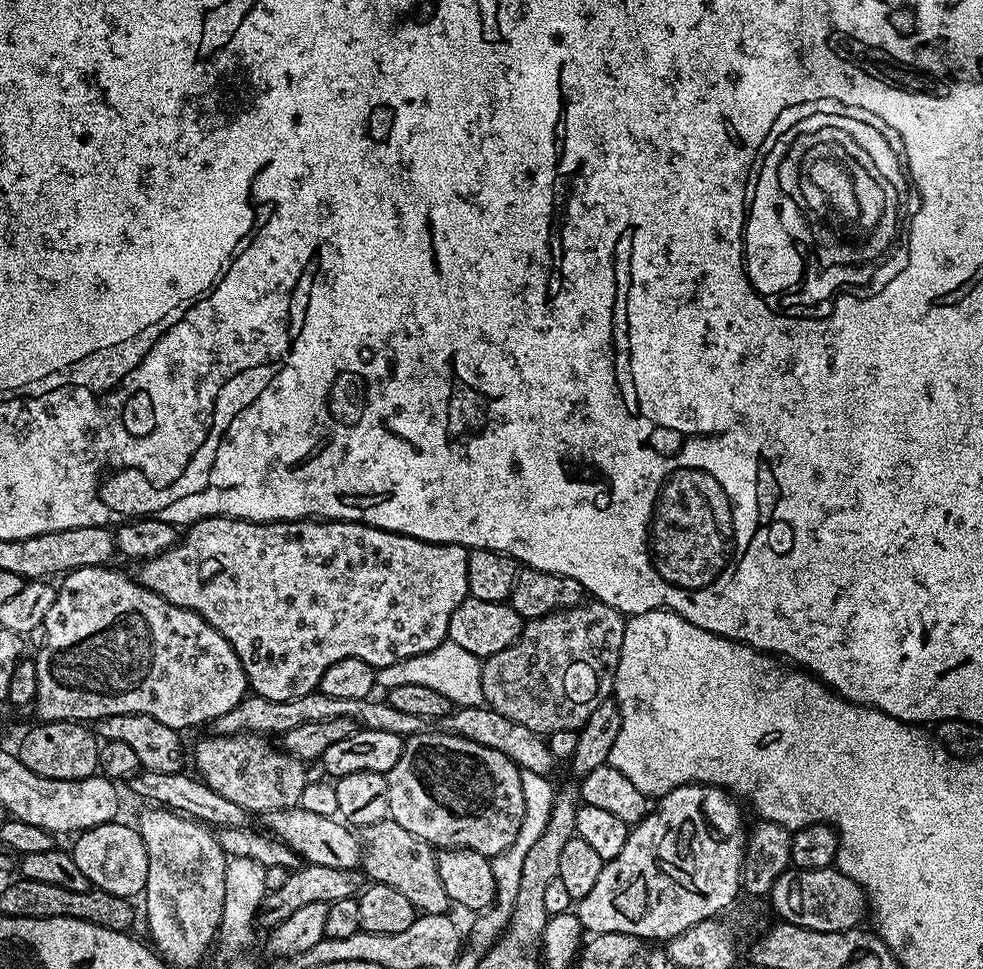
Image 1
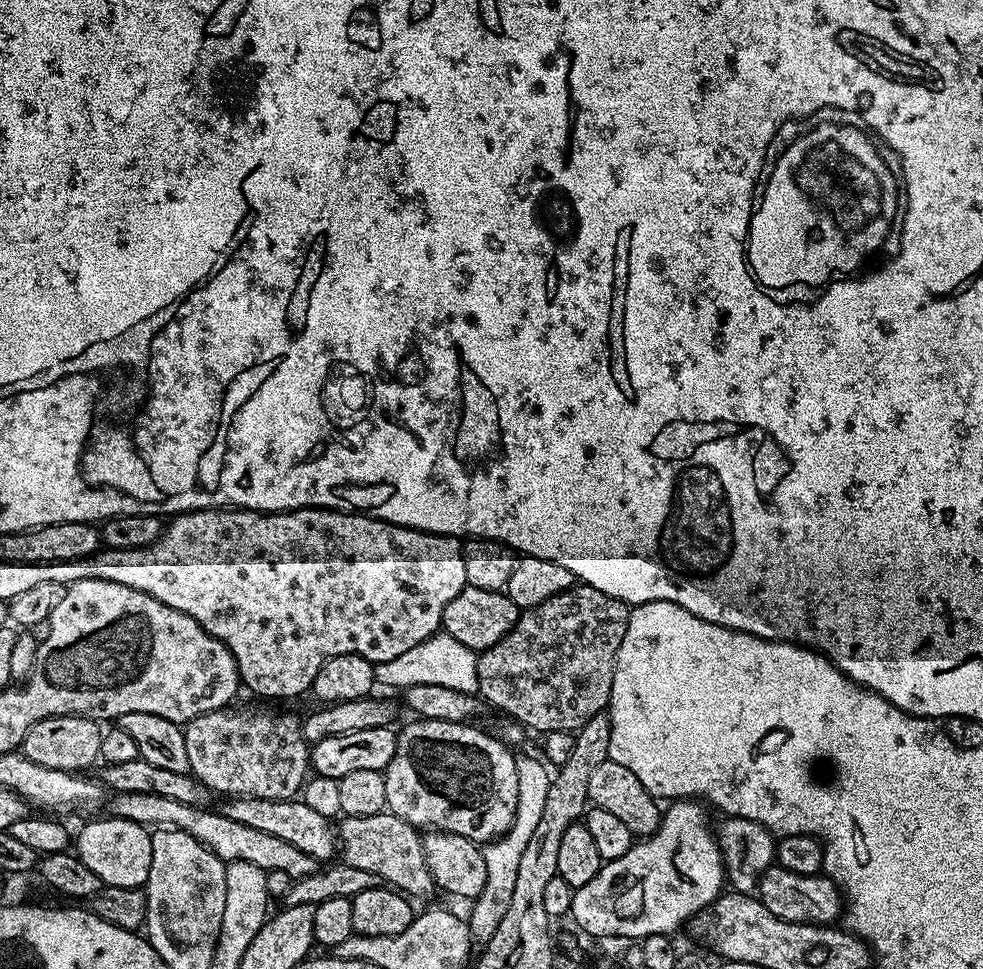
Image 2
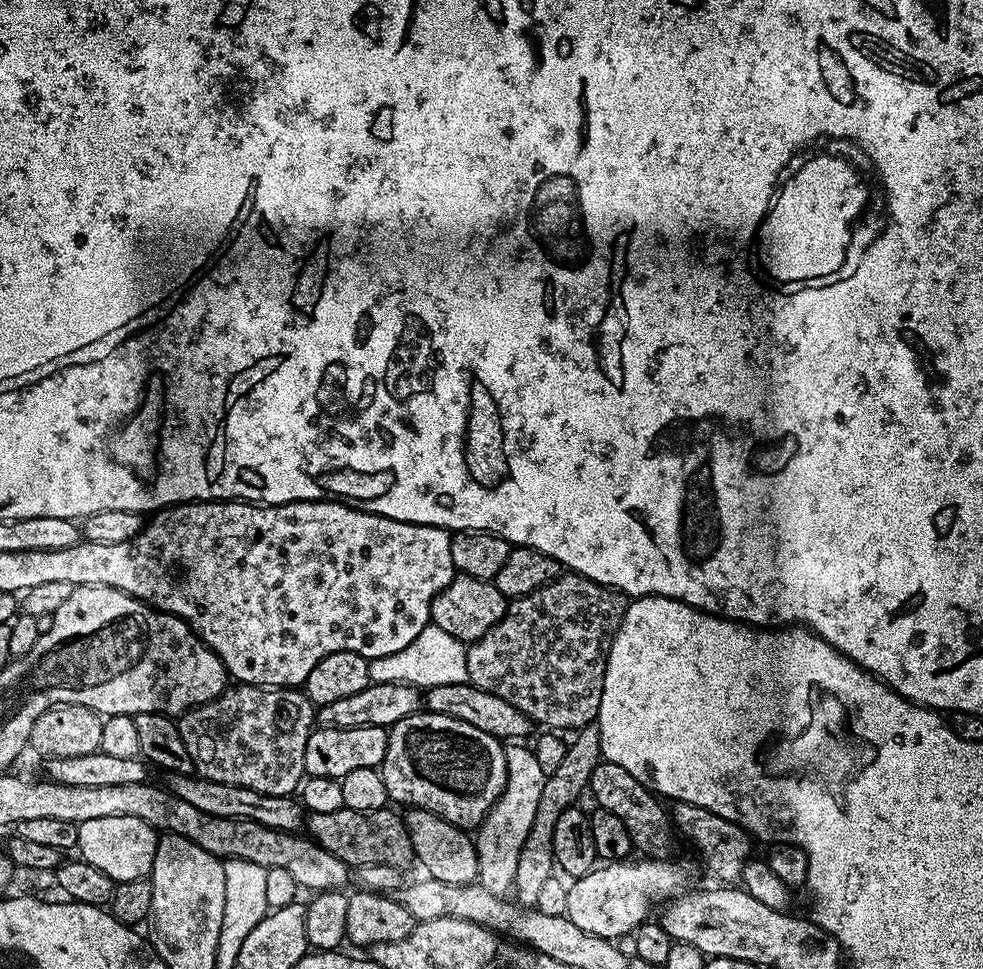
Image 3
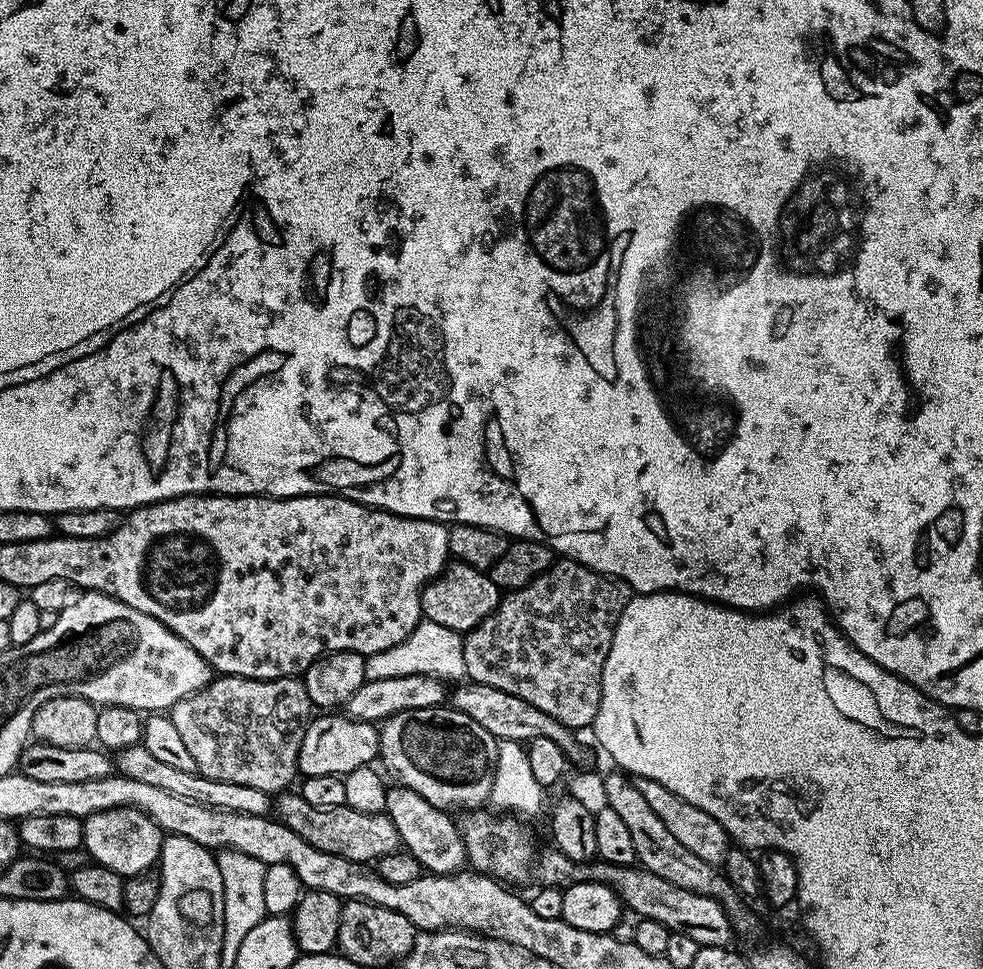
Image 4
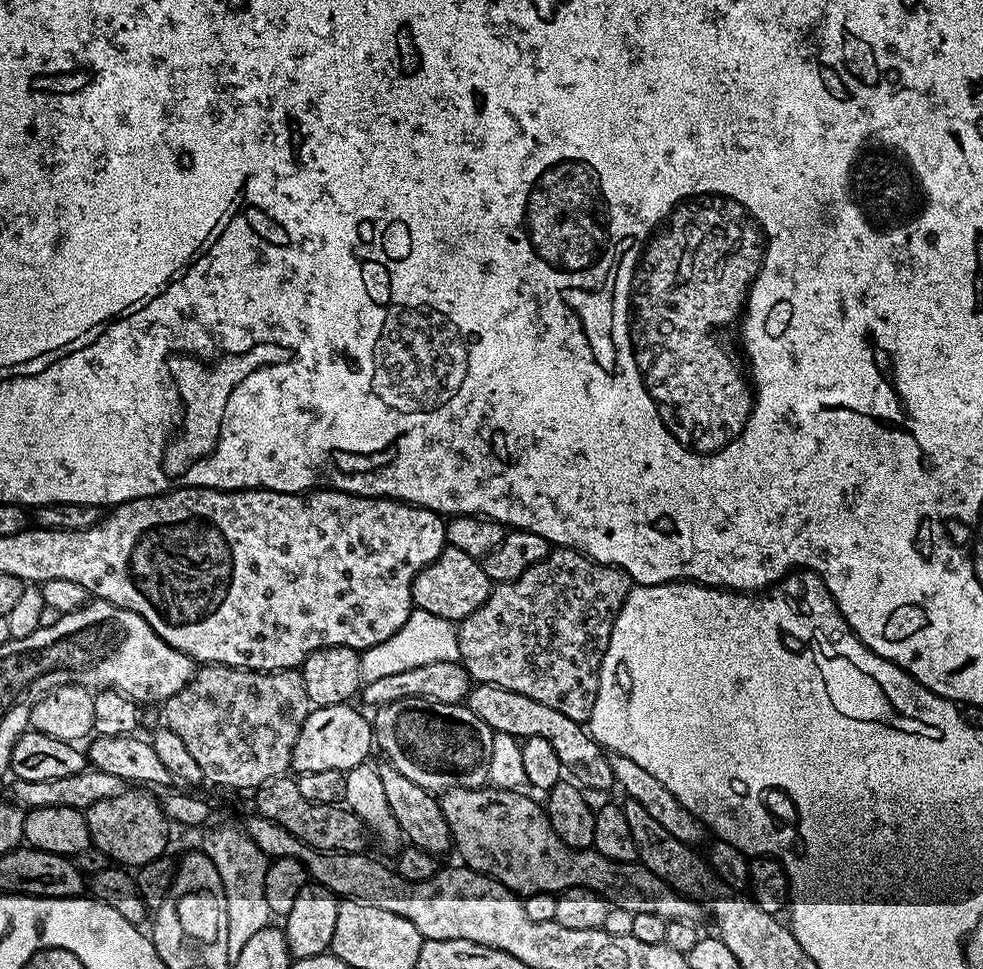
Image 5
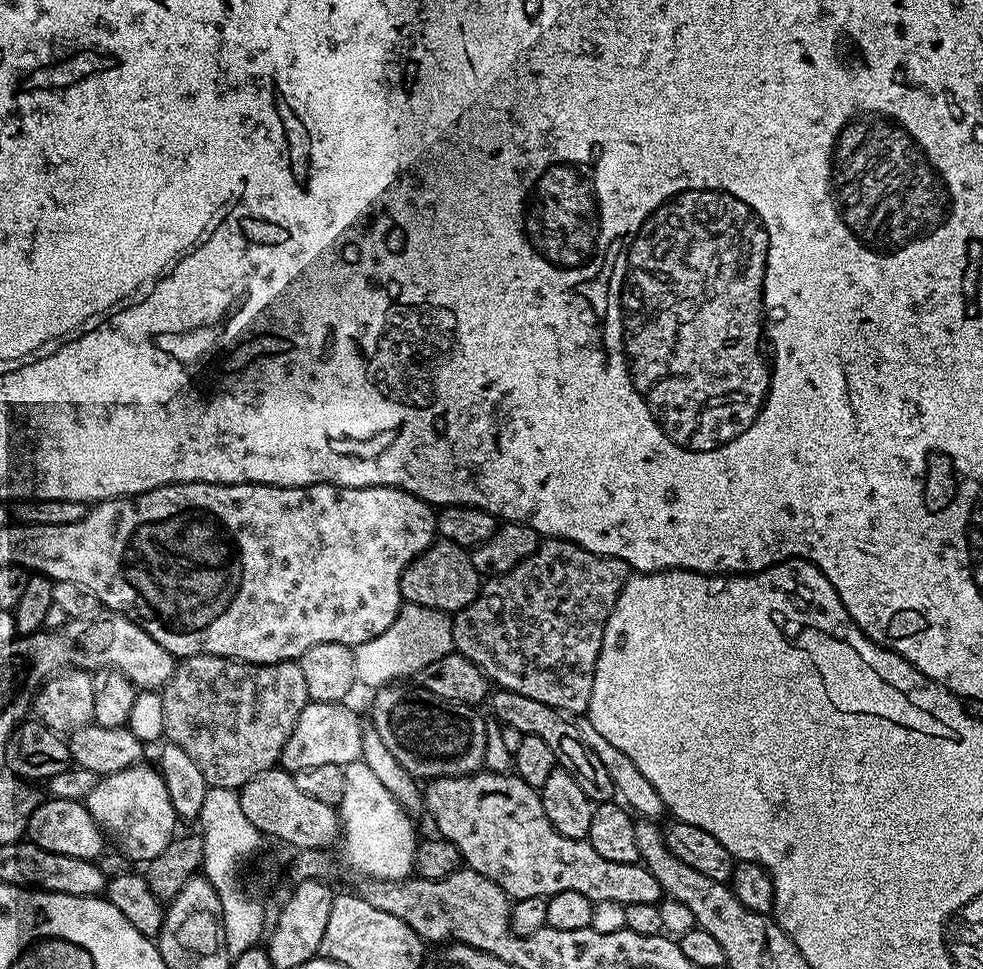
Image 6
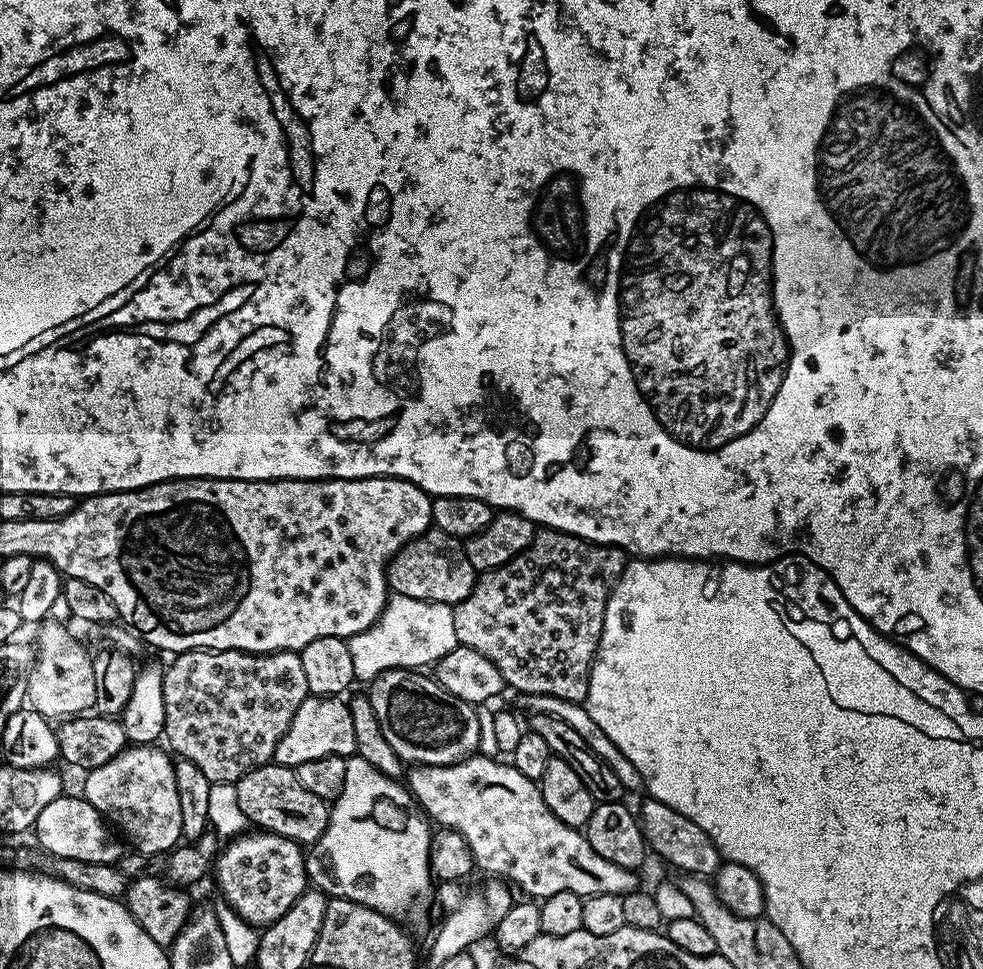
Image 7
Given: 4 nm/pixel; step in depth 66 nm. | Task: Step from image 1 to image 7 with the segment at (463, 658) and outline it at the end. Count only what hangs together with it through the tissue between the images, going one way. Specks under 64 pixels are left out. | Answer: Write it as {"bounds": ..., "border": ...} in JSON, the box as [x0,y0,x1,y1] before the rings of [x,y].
{"bounds":[347,595,458,682],"border":[[[389,595],[384,613],[376,619],[374,626],[362,630],[362,634],[347,637],[356,680],[370,682],[386,670],[424,670],[427,669],[427,664],[428,667],[435,665],[436,661],[450,654],[450,650],[458,647],[452,610],[453,605],[442,602]]]}

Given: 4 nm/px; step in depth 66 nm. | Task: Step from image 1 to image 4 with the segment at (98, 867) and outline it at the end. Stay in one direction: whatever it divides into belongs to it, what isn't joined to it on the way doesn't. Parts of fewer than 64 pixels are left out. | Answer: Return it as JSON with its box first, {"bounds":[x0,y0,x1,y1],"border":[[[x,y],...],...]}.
{"bounds":[82,808,165,877],"border":[[[134,808],[102,810],[98,814],[83,817],[84,842],[82,847],[89,852],[95,863],[114,870],[122,877],[147,872],[159,861],[160,847],[164,845],[165,833],[146,814]]]}

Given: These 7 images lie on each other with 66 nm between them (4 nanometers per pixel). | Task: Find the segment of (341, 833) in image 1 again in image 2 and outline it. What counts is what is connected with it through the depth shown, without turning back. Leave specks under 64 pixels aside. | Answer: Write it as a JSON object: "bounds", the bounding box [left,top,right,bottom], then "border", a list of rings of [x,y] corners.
{"bounds":[222,796,338,862],"border":[[[237,796],[229,799],[225,804],[228,805],[223,805],[222,811],[226,818],[234,818],[234,822],[242,822],[254,830],[263,830],[265,834],[274,834],[274,838],[282,838],[282,842],[290,842],[290,846],[298,846],[298,850],[310,854],[317,862],[331,861],[337,855],[338,832],[333,821],[327,816],[318,814],[312,807],[306,806],[302,798],[271,800]]]}

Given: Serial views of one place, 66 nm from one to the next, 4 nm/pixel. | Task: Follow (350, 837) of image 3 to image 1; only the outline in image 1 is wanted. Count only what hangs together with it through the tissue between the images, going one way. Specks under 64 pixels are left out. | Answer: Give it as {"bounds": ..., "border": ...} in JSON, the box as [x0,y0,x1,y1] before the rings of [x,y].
{"bounds":[362,818,450,916],"border":[[[391,818],[369,824],[362,832],[362,868],[367,879],[374,884],[394,886],[394,890],[399,890],[414,905],[417,913],[426,916],[443,916],[450,908],[446,889],[438,875],[437,855],[437,849],[410,834],[410,830],[402,830]]]}

